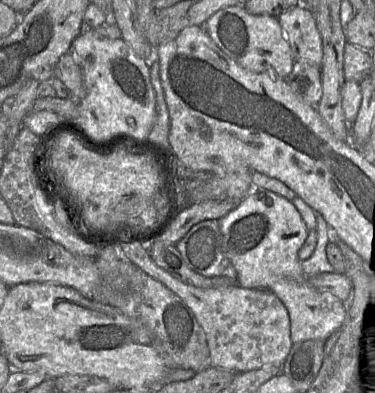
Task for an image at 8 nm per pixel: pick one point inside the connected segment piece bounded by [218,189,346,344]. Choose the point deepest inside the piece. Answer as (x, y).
(261, 237)

